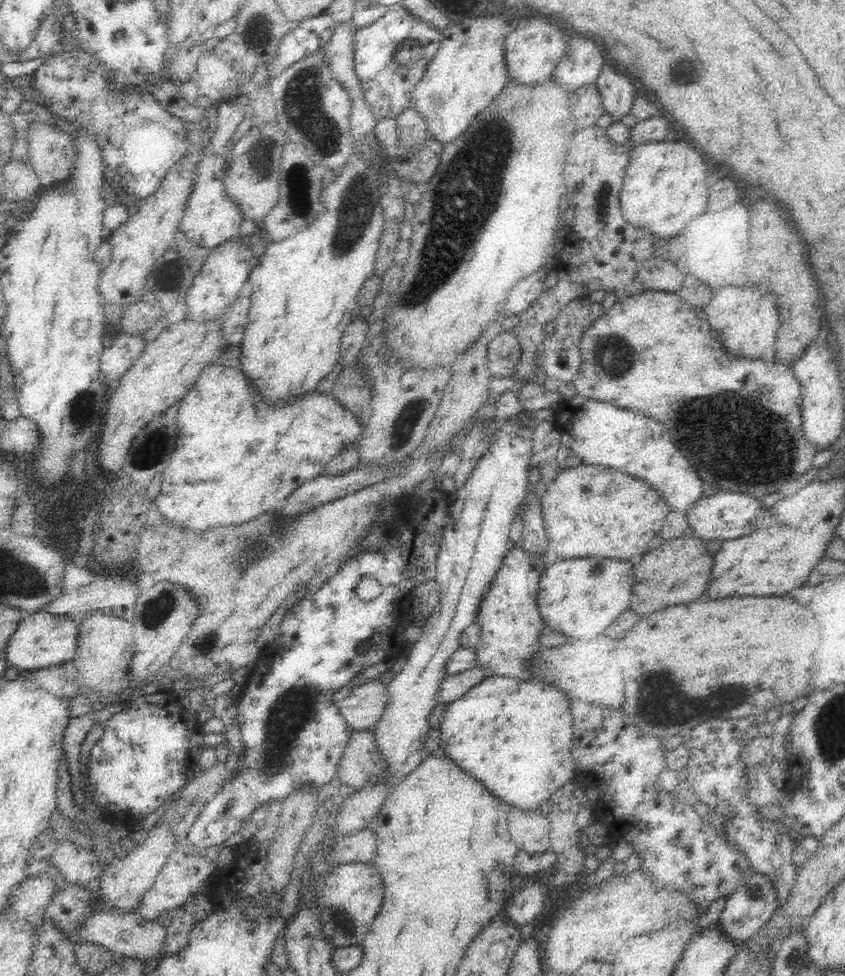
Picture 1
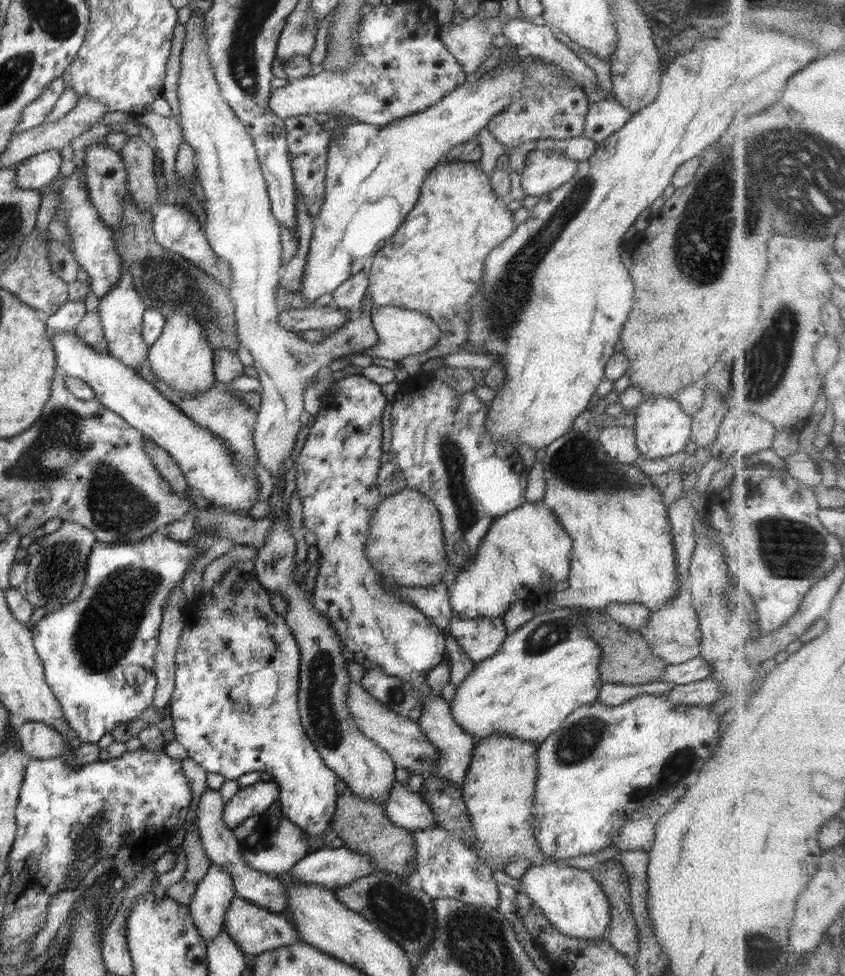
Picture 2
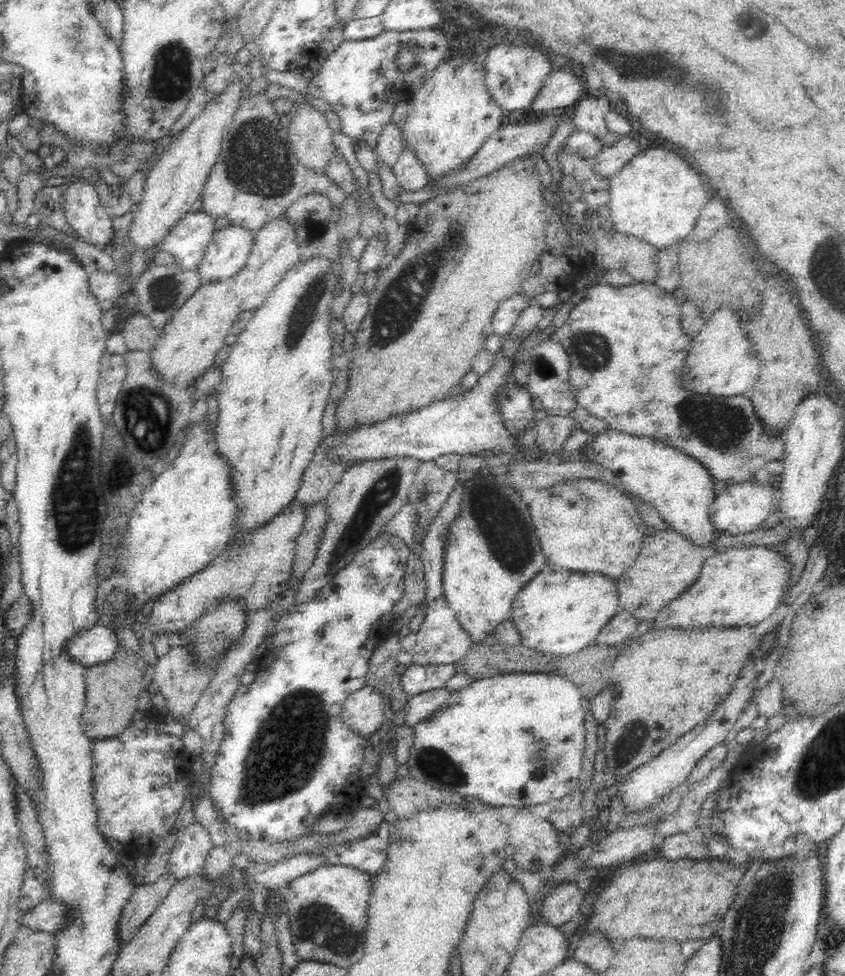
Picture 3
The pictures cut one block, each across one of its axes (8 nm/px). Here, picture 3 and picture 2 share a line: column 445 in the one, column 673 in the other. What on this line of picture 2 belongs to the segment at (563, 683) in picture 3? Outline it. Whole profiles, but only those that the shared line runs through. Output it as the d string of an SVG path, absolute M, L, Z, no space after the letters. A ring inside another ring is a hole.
M642 694L638 698L632 698L627 704L622 706L608 707L598 703L596 700L592 705L585 705L572 712L566 721L557 728L548 739L540 744L537 748L536 759L537 778L536 778L536 794L534 795L534 806L532 806L532 830L534 830L534 839L537 843L539 852L548 858L549 862L556 862L567 866L565 863L570 858L578 858L578 856L586 856L603 851L607 847L612 847L618 839L618 832L624 826L624 822L630 816L647 805L652 799L655 799L659 794L670 792L678 780L682 780L682 776L688 776L688 772L696 772L696 768L700 768L700 764L704 764L710 756L710 750L716 748L718 744L718 728L725 726L725 709L724 706L718 705L713 712L712 706L698 707L689 705L676 705L672 700L668 700L665 695L654 696L652 694Z

